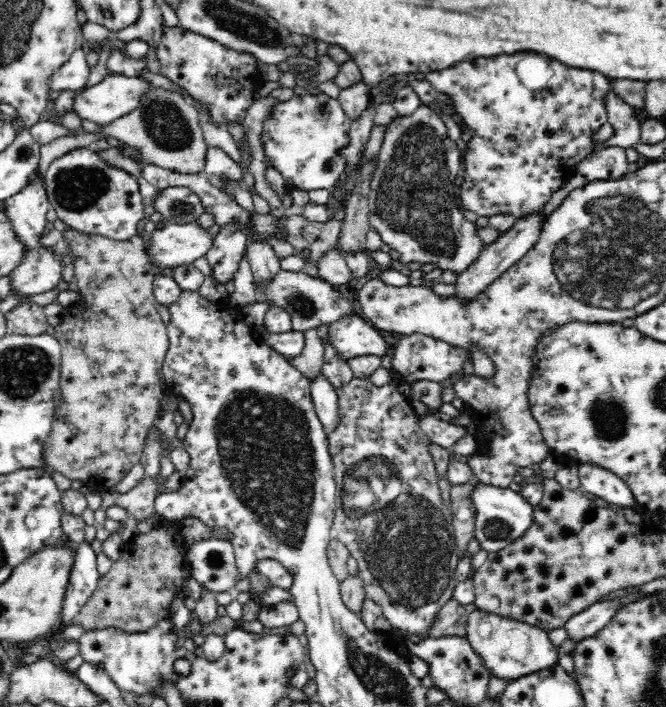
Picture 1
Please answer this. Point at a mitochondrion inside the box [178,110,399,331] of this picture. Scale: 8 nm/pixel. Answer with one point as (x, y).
(305, 307)

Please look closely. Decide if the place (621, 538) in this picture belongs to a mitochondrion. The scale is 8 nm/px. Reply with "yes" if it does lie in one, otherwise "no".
no

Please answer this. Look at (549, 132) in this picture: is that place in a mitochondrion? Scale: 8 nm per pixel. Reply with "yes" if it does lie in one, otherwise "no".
no

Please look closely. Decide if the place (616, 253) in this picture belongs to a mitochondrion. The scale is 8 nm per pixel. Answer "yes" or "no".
yes

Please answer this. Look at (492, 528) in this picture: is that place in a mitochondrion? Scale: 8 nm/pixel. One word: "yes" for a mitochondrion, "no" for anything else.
yes

